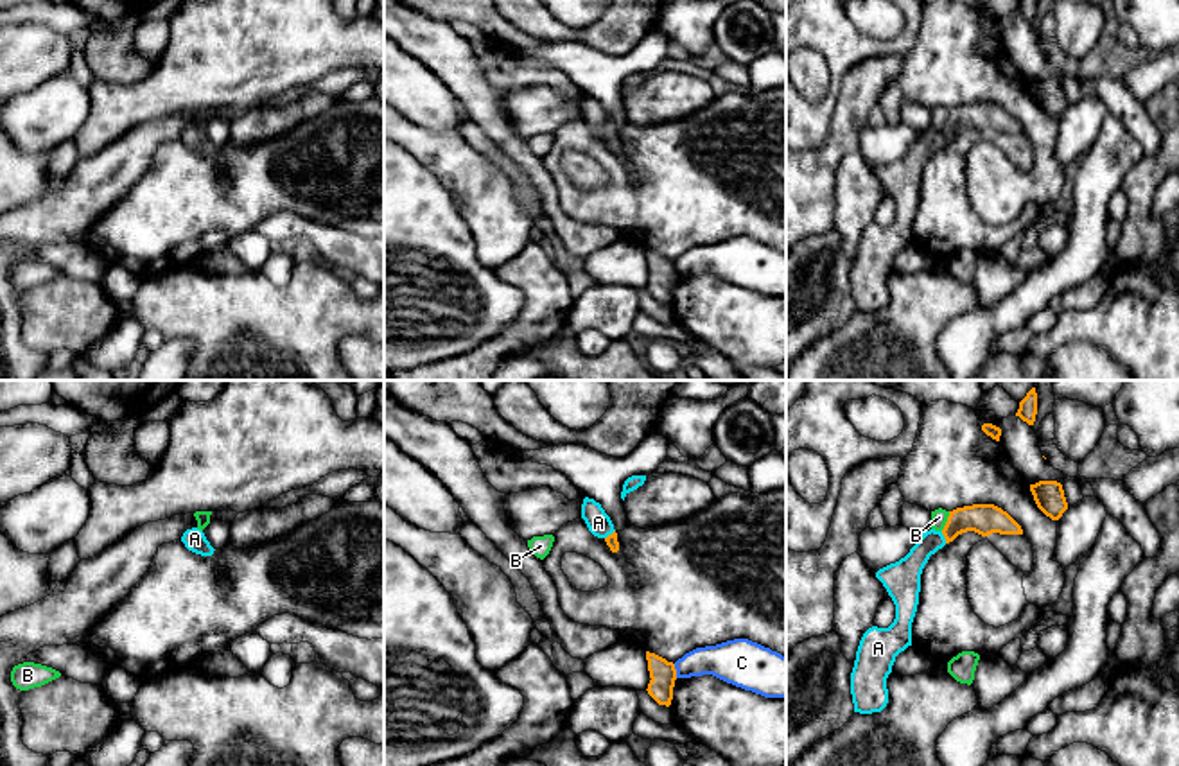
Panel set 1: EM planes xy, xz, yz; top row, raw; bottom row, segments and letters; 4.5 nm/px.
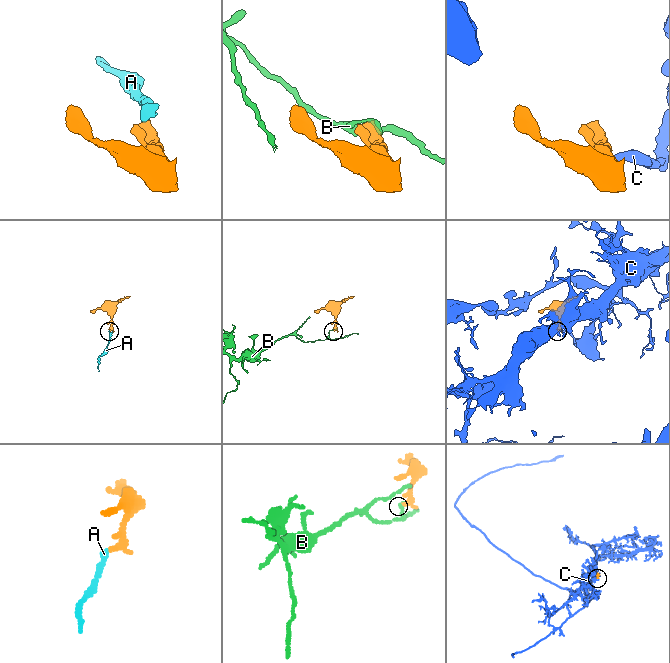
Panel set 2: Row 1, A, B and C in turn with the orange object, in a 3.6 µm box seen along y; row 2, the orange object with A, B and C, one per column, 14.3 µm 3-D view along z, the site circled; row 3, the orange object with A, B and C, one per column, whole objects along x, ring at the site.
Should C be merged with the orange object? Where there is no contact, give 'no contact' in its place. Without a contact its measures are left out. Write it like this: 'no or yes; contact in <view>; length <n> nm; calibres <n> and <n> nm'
no; contact in xz; length 70 nm; calibres 120 and 180 nm

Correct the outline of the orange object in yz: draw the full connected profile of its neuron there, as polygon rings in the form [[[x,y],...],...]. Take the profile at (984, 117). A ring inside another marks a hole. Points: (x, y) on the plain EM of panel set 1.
[[[994,102],[956,106],[949,109],[942,129],[922,131],[904,156],[876,170],[895,203],[895,217],[888,226],[869,226],[860,239],[851,271],[854,310],[872,312],[886,305],[886,276],[895,255],[912,244],[912,221],[919,203],[922,167],[931,152],[967,129],[982,135],[1023,133],[1021,124]]]

